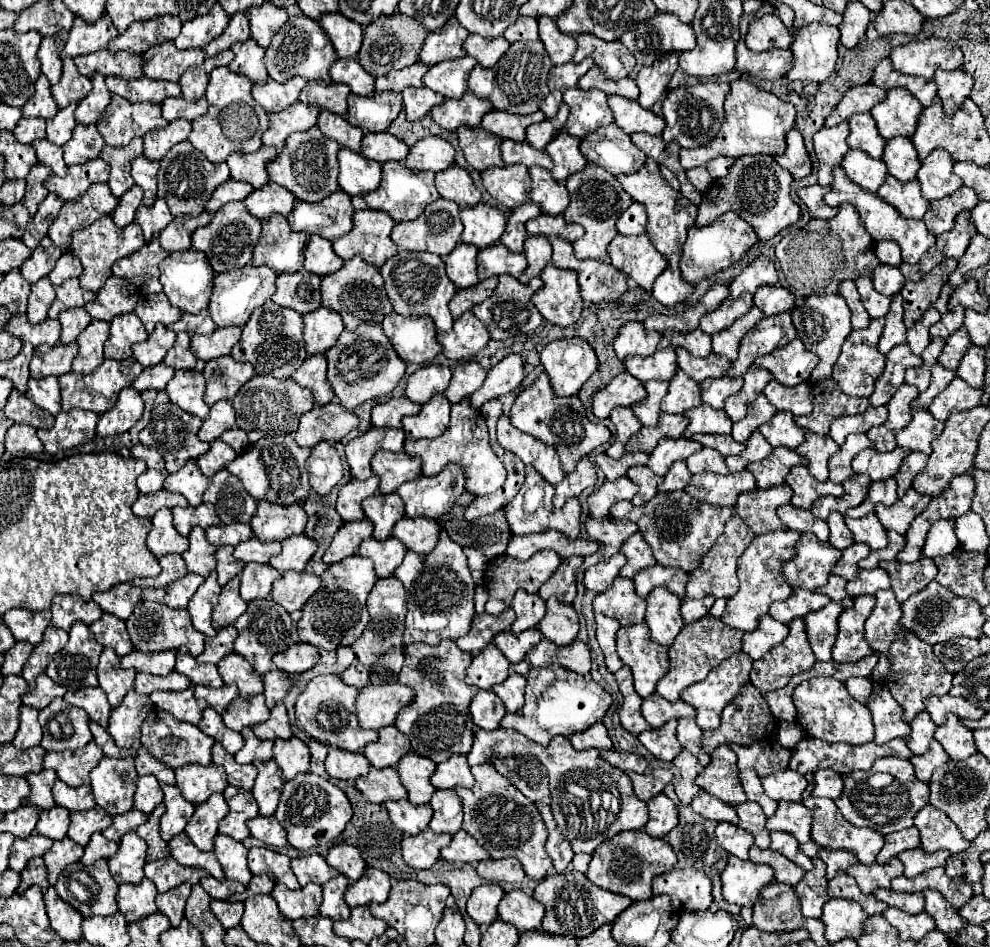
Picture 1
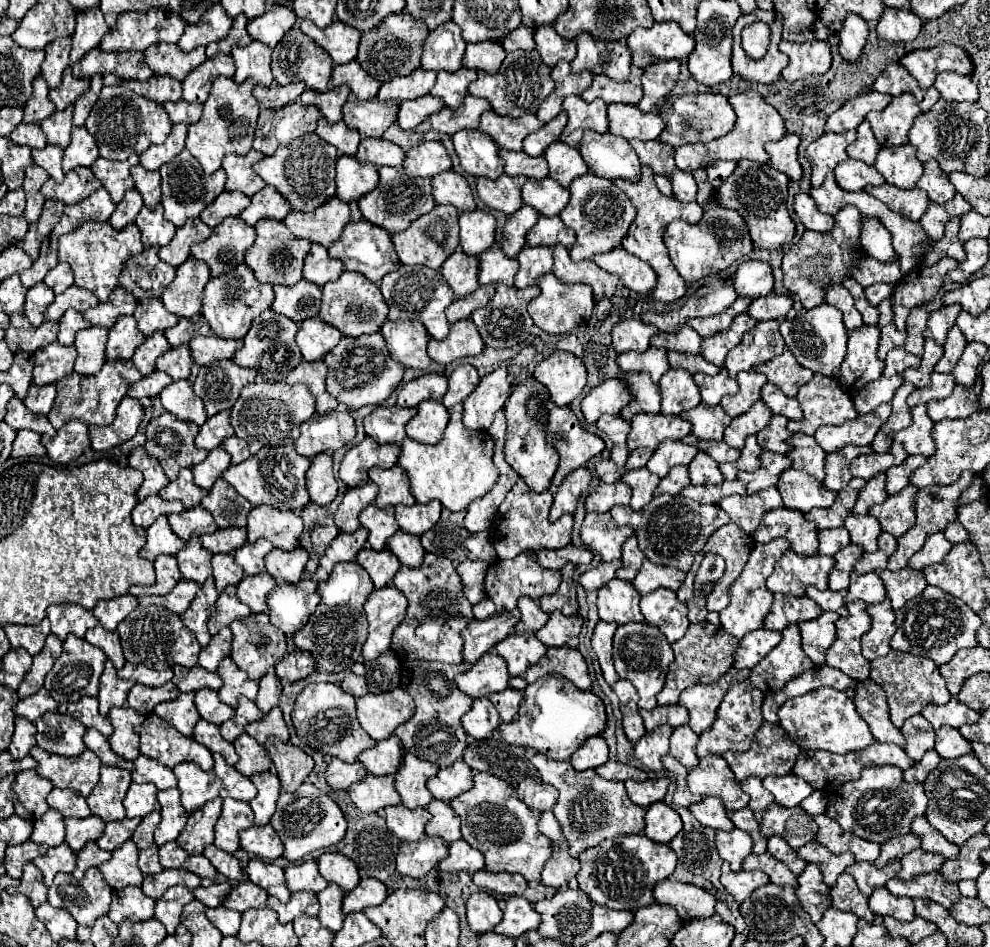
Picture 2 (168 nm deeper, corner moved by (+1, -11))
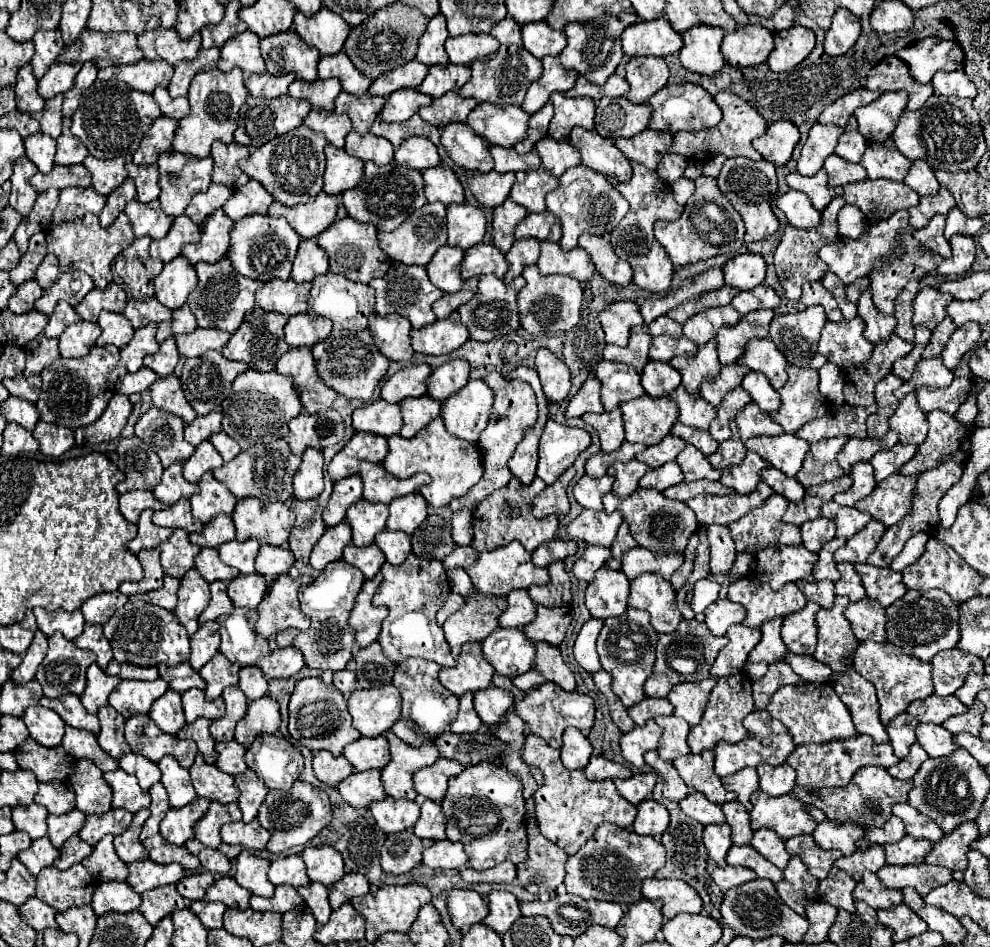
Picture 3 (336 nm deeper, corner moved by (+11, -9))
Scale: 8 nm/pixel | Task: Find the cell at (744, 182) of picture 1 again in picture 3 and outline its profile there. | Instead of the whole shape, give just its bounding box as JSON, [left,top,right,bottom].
[718,157,780,241]

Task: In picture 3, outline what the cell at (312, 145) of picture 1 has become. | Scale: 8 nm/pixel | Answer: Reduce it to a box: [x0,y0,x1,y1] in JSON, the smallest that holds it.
[240,125,328,207]

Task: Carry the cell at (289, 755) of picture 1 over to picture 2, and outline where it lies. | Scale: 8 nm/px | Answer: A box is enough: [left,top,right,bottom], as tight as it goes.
[264,737,314,791]

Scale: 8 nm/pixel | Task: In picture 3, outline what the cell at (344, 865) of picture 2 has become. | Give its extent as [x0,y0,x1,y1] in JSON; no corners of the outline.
[302,847,344,887]

